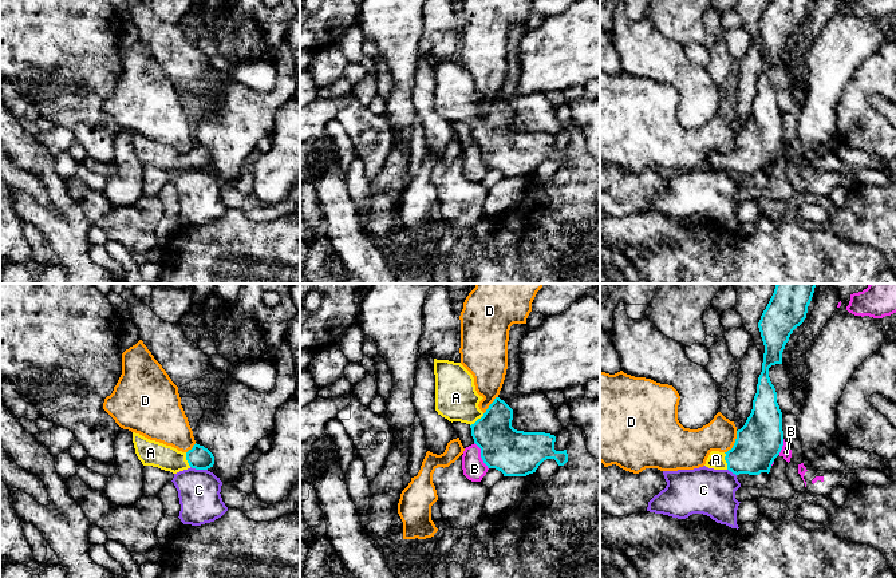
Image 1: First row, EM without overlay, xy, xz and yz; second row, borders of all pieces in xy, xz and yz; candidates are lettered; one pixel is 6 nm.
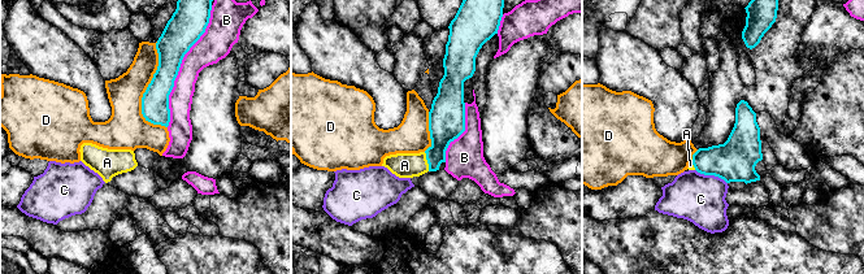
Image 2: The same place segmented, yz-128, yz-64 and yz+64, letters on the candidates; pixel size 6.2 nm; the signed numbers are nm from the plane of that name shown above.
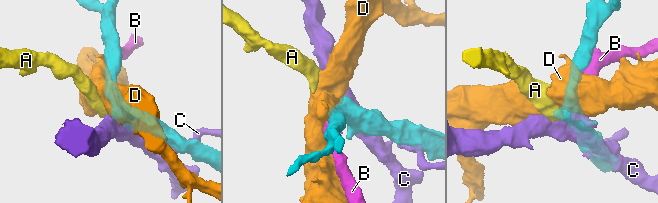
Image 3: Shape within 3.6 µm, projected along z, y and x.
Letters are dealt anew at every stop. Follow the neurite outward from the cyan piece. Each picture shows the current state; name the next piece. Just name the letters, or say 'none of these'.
A

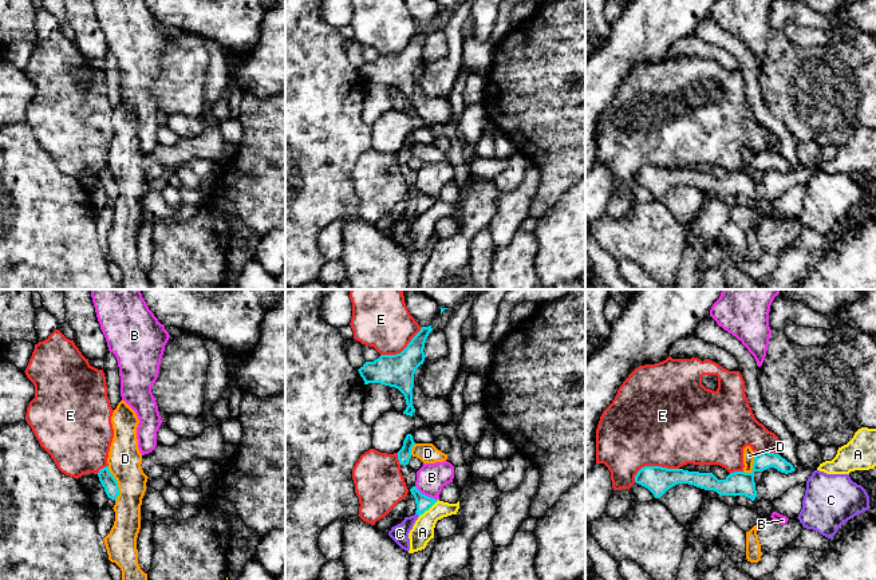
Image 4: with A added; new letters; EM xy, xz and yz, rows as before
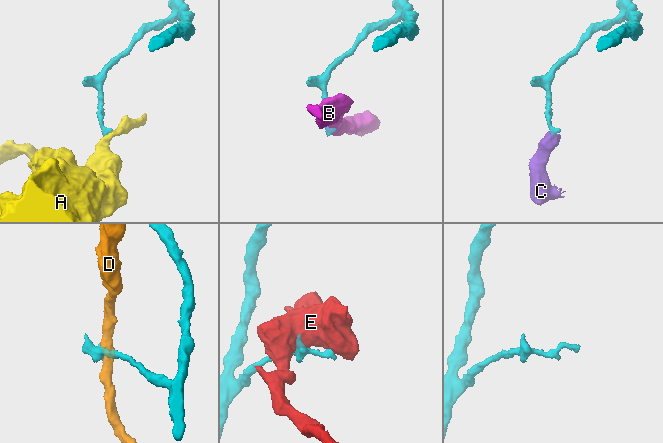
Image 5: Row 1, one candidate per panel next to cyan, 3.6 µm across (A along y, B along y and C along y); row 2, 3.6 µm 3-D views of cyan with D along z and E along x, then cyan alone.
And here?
none of these

